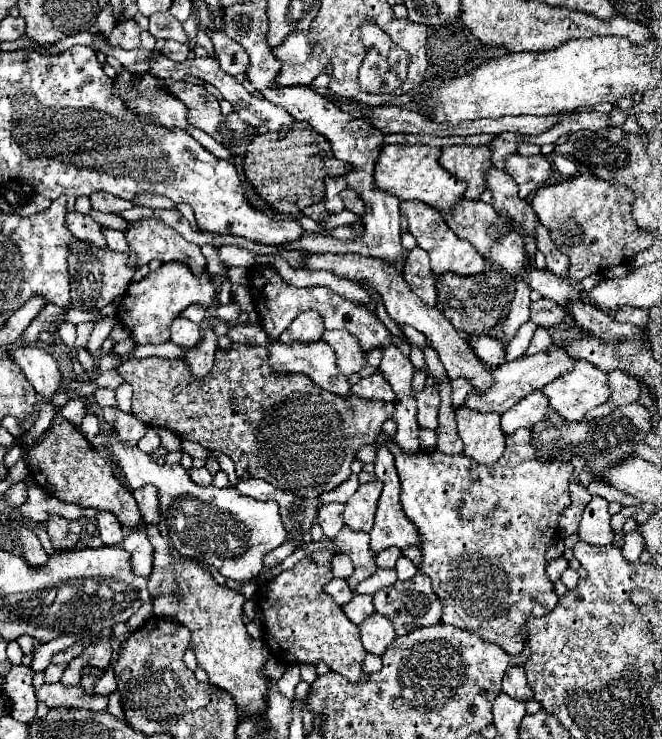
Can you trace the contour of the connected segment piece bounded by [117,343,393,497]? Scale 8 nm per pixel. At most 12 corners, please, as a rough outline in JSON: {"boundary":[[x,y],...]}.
{"boundary":[[267,349],[129,359],[133,415],[301,497],[347,481],[393,403]]}

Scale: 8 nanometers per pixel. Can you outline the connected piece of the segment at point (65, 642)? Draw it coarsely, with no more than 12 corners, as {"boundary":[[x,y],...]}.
{"boundary":[[61,635],[33,649],[31,669],[45,671],[51,657],[83,635]]}

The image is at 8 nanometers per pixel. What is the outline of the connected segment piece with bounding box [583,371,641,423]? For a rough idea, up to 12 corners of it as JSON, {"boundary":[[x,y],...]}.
{"boundary":[[623,371],[607,373],[611,399],[583,417],[603,417],[619,405],[639,399],[637,379]]}

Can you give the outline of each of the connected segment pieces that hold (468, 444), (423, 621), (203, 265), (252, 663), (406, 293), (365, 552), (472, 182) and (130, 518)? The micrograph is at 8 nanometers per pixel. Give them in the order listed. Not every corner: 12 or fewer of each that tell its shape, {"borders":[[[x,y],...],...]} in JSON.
{"borders":[[[455,411],[465,455],[495,463],[505,449],[499,413]],[[427,575],[397,581],[373,603],[397,635],[441,623]],[[161,219],[131,221],[129,267],[153,259],[203,275],[207,259]],[[157,527],[153,611],[191,631],[209,681],[243,715],[263,711],[271,651],[243,623],[243,597]],[[311,253],[305,269],[365,281],[389,317],[419,329],[451,379],[477,391],[491,371],[437,307],[381,259]],[[343,527],[331,541],[307,543],[291,553],[301,561],[315,549],[339,549],[355,569],[345,579],[351,591],[377,571],[369,533]],[[487,145],[443,147],[439,165],[467,183],[465,199],[485,191]],[[53,417],[27,451],[55,499],[143,523],[131,491],[81,429]]]}

